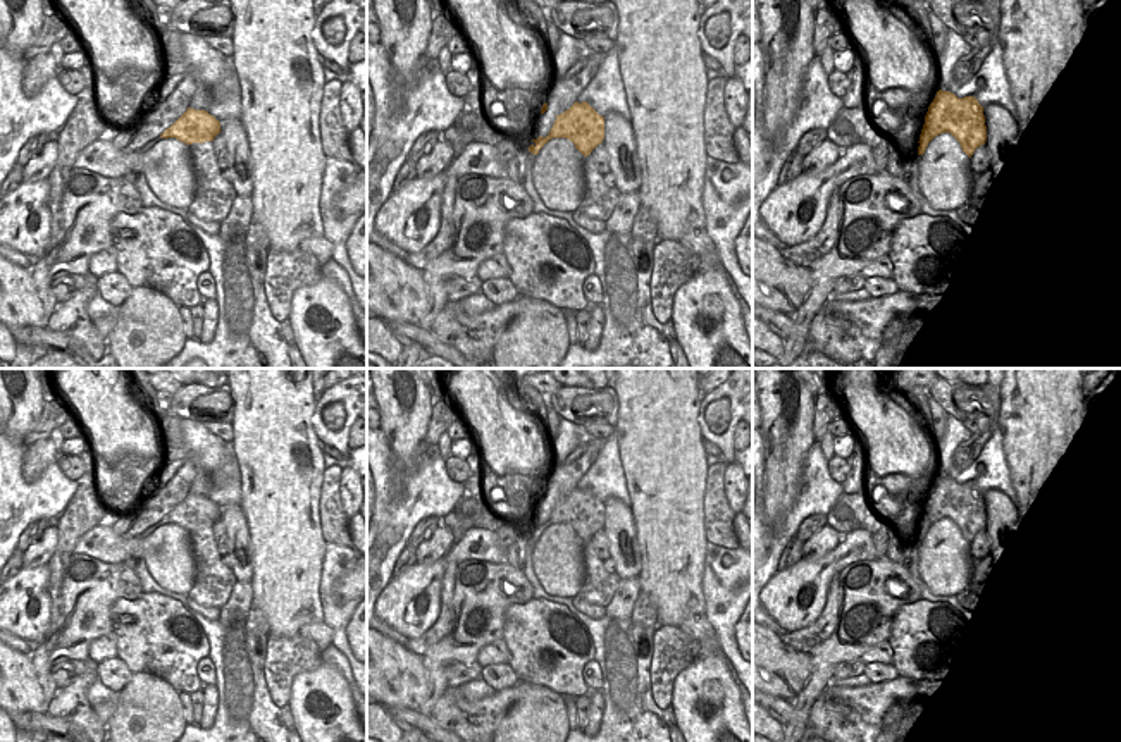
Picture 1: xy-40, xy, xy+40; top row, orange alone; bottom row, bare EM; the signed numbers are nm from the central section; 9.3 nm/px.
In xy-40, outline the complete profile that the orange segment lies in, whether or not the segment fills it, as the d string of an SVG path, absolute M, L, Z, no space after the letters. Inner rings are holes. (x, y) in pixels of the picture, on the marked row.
M189 108L160 138L176 138L186 145L214 141L220 133L220 122L207 110Z

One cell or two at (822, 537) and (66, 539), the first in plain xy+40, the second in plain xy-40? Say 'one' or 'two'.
two

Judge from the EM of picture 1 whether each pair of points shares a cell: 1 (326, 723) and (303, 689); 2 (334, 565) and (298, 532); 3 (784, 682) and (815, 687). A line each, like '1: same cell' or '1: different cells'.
1: same cell
2: different cells
3: different cells

